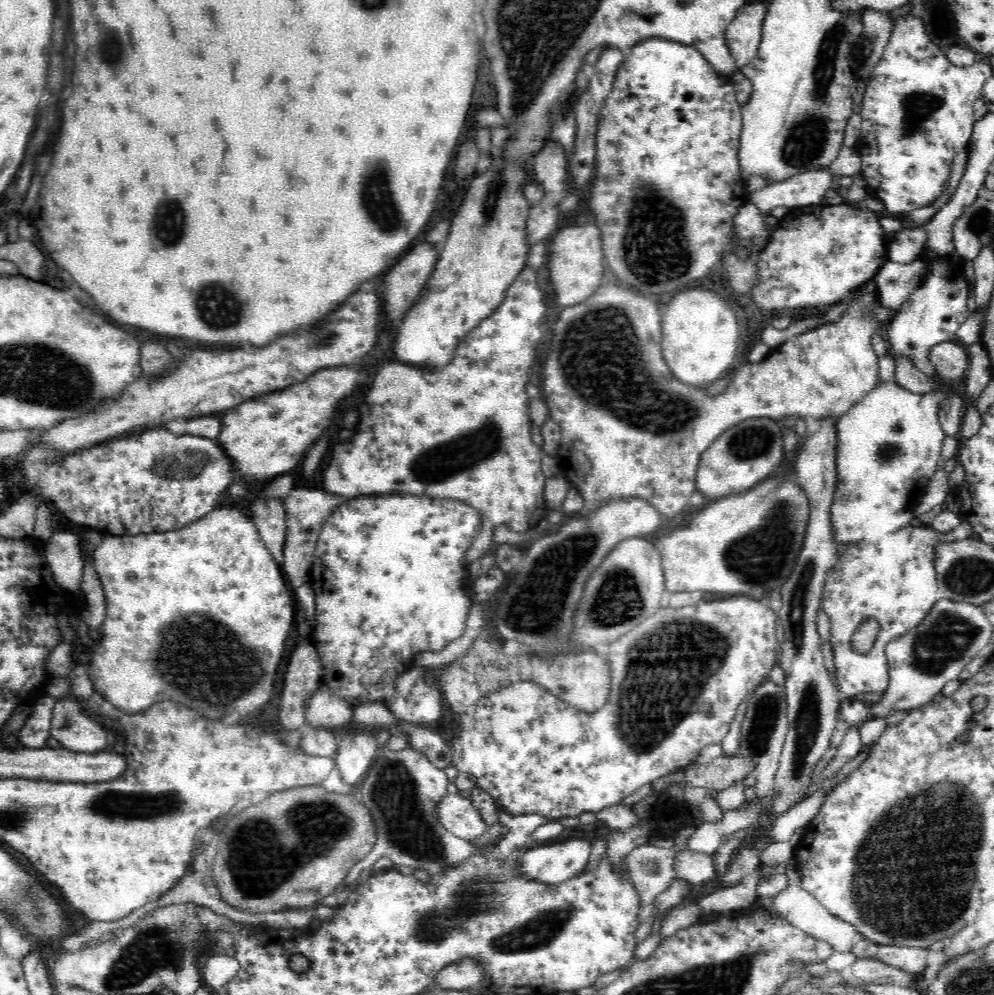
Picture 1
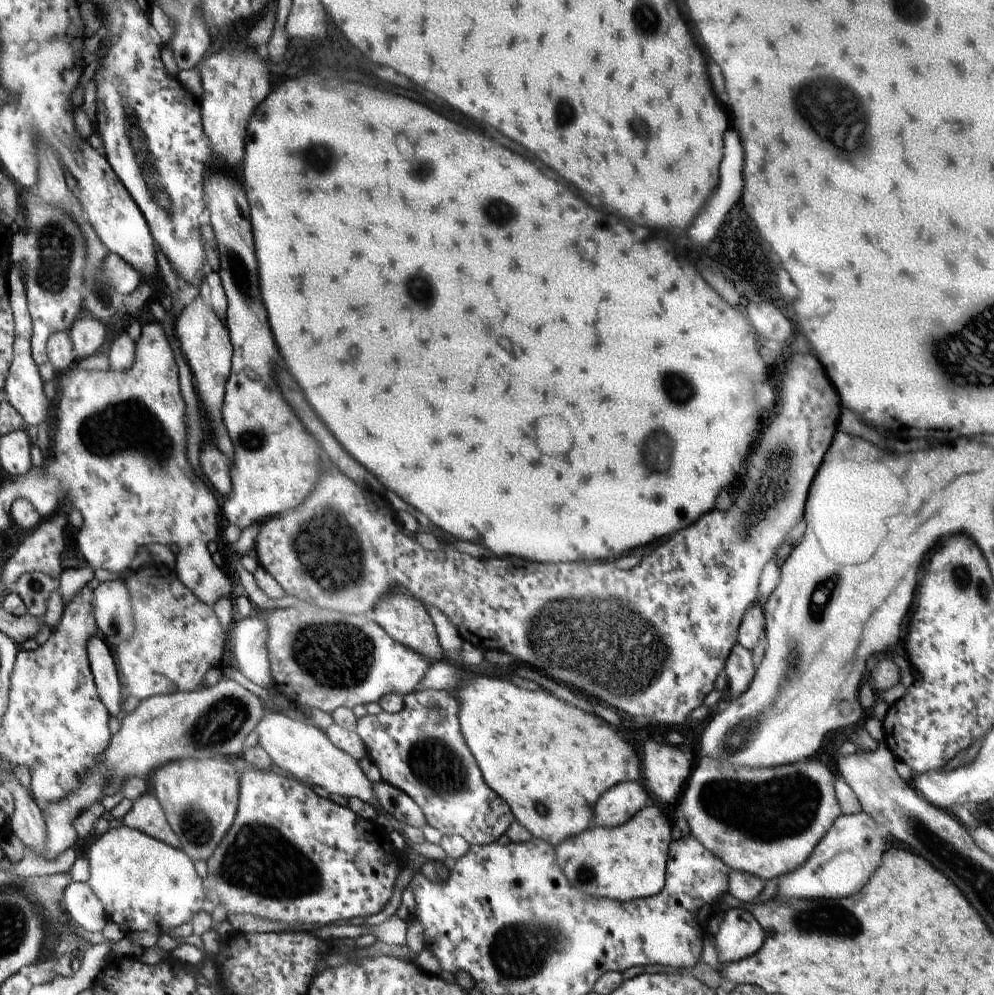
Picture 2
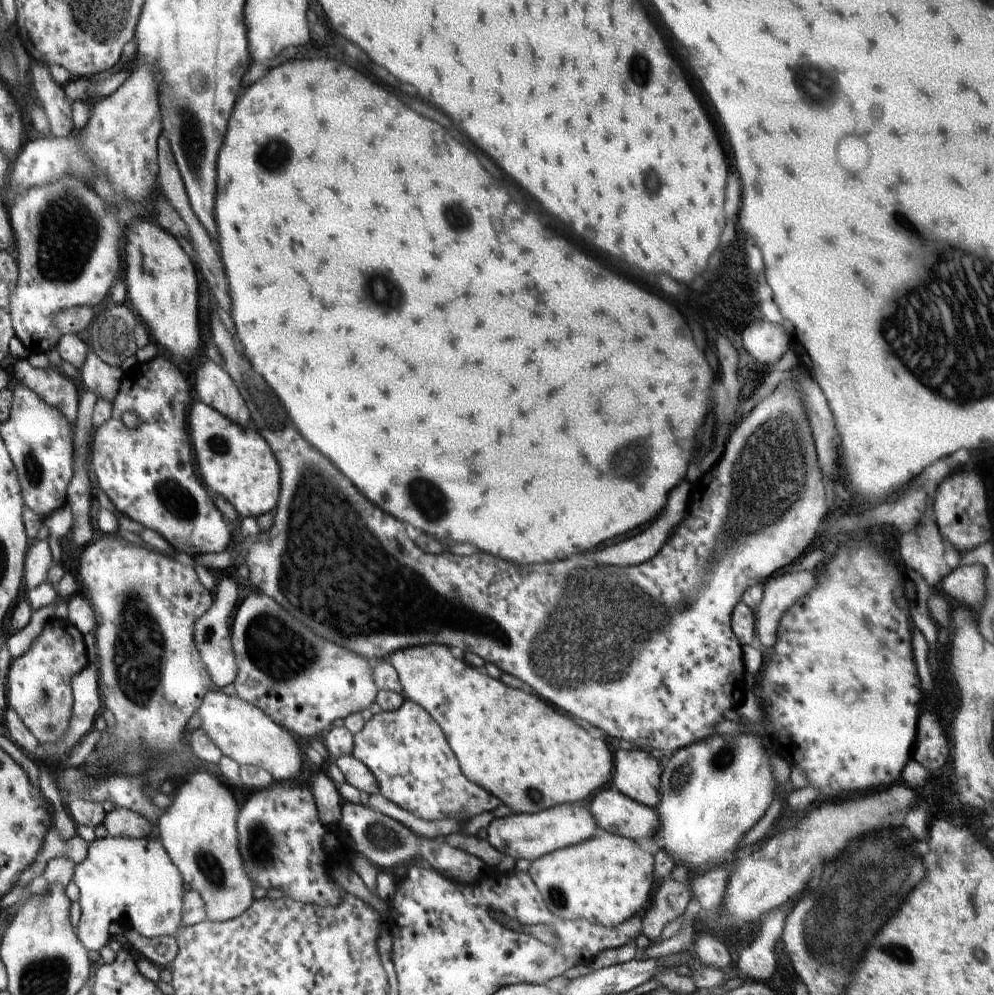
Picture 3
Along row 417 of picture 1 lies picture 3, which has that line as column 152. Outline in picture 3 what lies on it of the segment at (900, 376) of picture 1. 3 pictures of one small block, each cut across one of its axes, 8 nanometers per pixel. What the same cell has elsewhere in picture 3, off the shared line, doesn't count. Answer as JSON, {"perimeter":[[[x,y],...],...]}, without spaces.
{"perimeter":[[[125,929],[123,932],[128,940],[127,948],[138,950],[145,959],[154,963],[159,968],[170,966],[176,958],[178,943],[174,936],[161,936],[149,939],[140,936],[134,929]]]}

